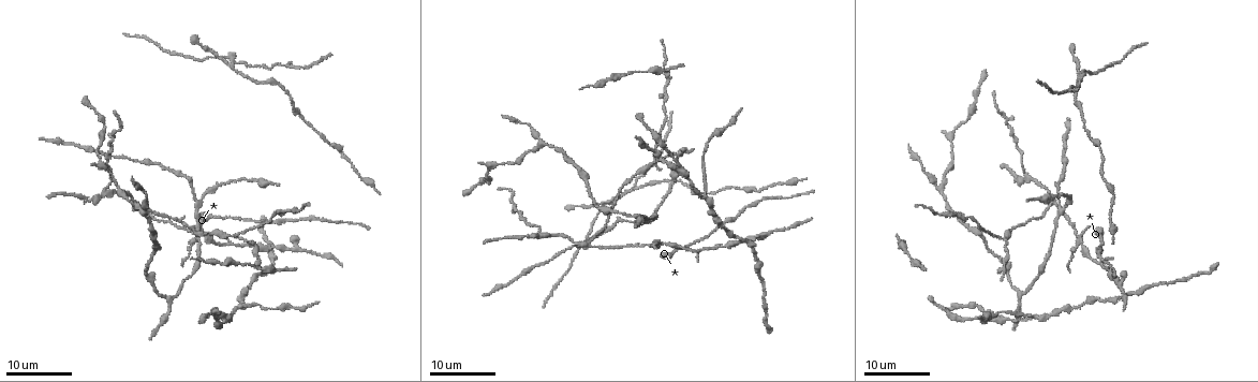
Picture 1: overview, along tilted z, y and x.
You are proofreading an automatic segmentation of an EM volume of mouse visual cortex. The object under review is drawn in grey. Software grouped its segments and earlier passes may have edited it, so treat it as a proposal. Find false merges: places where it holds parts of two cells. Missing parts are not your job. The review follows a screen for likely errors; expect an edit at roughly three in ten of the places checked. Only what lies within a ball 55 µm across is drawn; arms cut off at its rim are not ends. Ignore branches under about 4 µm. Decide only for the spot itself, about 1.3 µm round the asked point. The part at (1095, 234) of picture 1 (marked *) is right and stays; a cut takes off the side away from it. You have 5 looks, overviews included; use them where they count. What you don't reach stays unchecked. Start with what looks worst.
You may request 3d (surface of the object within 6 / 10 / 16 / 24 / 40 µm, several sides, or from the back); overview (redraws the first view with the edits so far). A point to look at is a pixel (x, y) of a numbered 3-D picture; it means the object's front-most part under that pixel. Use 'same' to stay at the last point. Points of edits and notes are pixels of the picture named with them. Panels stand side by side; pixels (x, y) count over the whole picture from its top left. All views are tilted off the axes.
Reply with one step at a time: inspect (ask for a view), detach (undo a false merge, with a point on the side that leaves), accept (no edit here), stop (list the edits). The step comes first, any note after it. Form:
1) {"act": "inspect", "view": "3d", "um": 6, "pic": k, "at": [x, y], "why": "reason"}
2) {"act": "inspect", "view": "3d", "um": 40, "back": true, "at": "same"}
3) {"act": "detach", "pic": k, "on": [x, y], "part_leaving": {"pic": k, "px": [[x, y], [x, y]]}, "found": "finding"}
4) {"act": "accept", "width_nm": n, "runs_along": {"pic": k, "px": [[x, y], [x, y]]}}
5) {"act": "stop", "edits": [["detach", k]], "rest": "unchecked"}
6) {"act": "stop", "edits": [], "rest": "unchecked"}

{"act": "inspect", "view": "3d", "um": 24, "pic": 1, "at": [105, 193], "why": "three arms meet"}

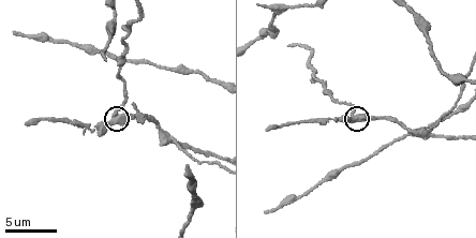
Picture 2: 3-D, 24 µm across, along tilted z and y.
{"act": "inspect", "view": "3d", "um": 6, "pic": 2, "at": [114, 116]}

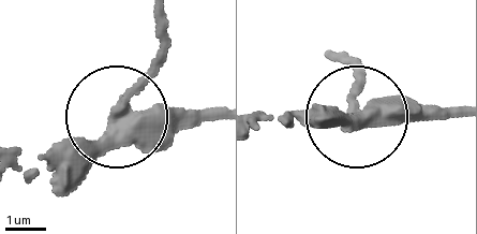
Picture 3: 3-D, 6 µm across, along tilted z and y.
{"act": "detach", "pic": 3, "on": [138, 78], "part_leaving": {"pic": 3, "px": [[109, 128], [119, 101], [155, 63], [164, 24]]}, "found": "a second cell is stuck on"}

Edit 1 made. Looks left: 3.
{"act": "inspect", "view": "3d", "um": 24, "pic": 1, "at": [1018, 295], "why": "three arms meet"}

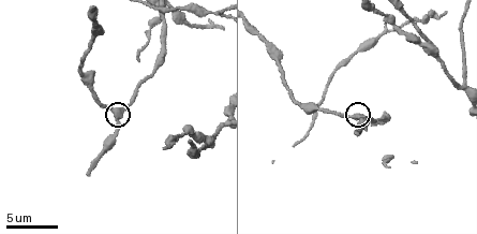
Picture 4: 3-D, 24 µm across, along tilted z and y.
{"act": "inspect", "view": "3d", "um": 6, "pic": 4, "at": [117, 118]}

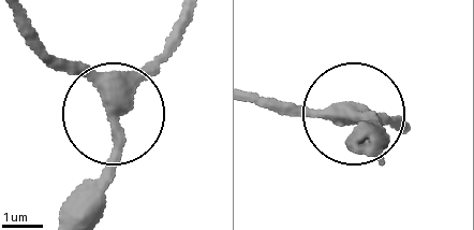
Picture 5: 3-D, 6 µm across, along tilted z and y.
{"act": "inspect", "view": "3d", "um": 6, "back": true, "pic": 5, "at": [113, 106]}

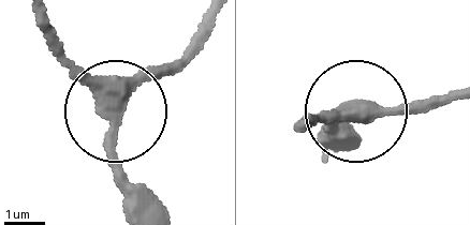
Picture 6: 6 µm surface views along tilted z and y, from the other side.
{"act": "accept", "width_nm": 340, "found": "one cell here"}

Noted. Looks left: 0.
{"act": "stop", "edits": [["detach", 3]], "rest": "unchecked"}

